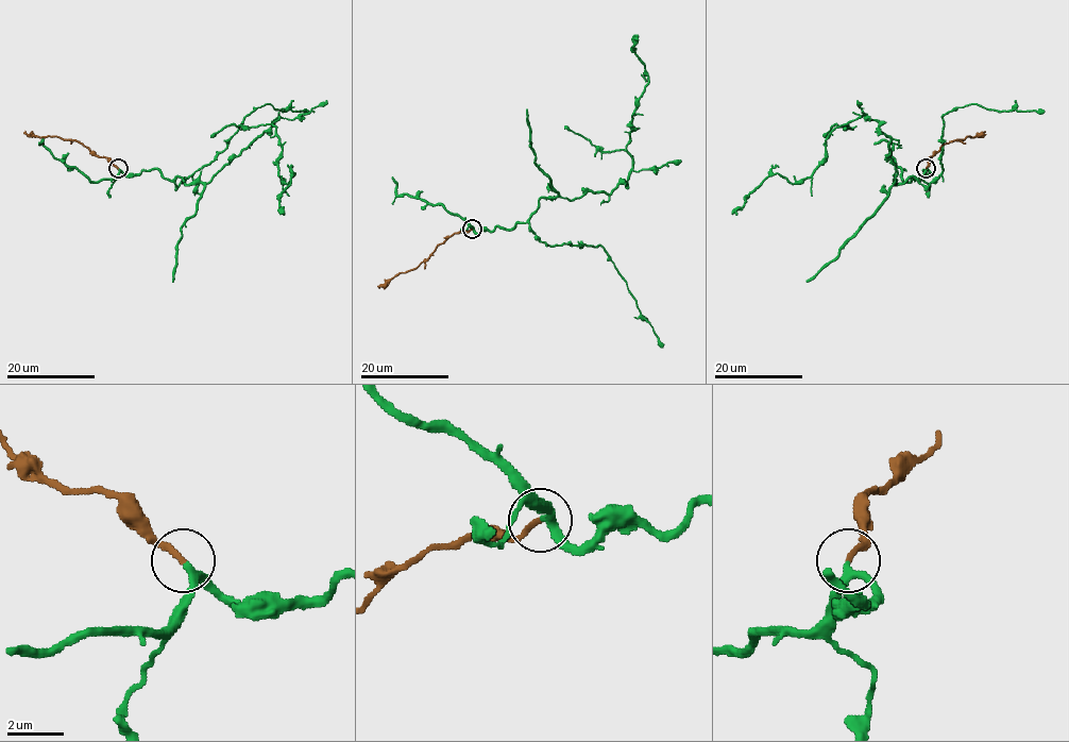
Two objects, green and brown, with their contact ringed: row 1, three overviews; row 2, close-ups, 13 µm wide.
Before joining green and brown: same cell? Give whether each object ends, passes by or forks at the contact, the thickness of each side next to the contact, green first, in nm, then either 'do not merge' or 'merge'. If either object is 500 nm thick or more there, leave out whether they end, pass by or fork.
green passes by; brown ends there; 240 nm thick on the green side, 220 nm on the other; merge

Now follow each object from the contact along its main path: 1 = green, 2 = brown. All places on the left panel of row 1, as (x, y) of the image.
1: (117, 169), (207, 183), (277, 116), (277, 174), (287, 183), (294, 173), (281, 195), (284, 213)
2: (117, 168), (73, 140), (31, 136), (26, 131)

